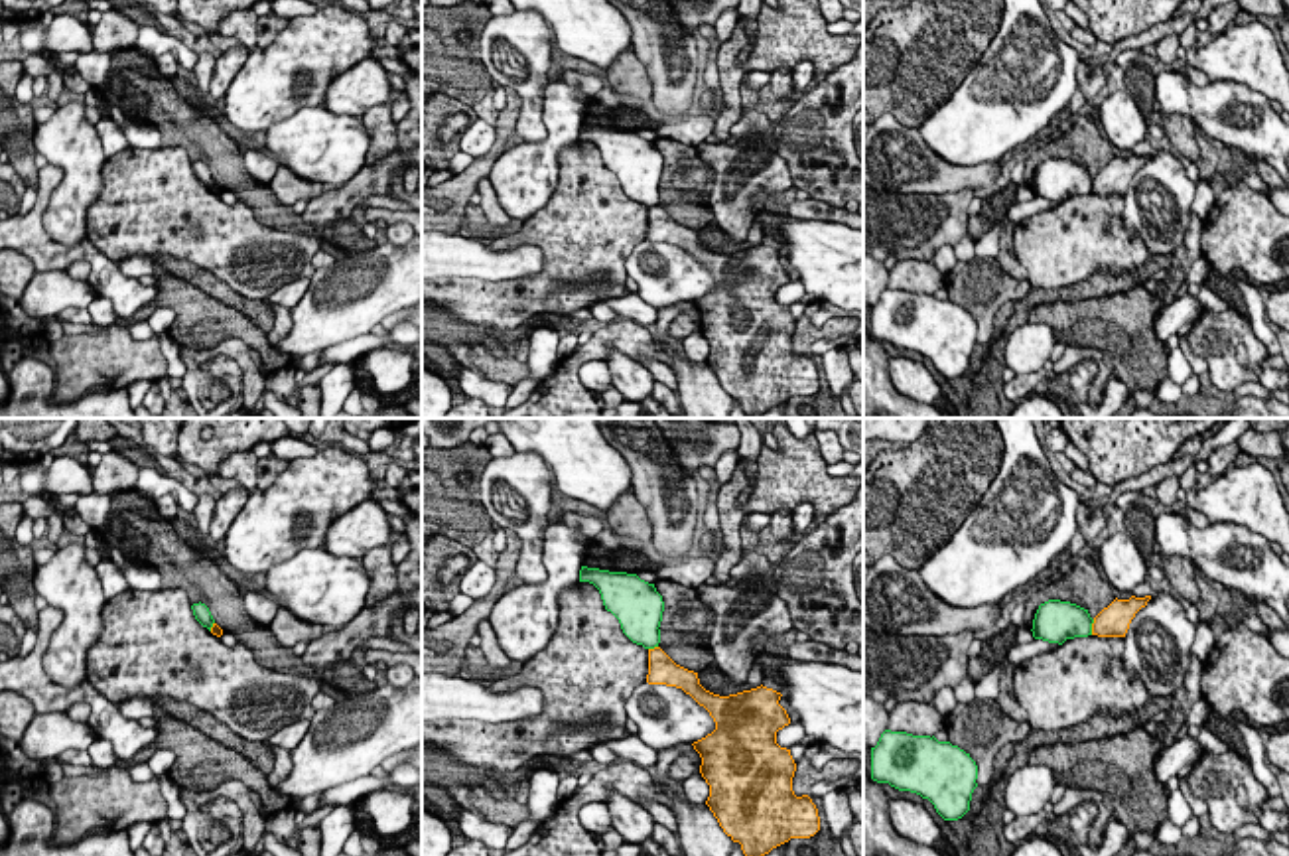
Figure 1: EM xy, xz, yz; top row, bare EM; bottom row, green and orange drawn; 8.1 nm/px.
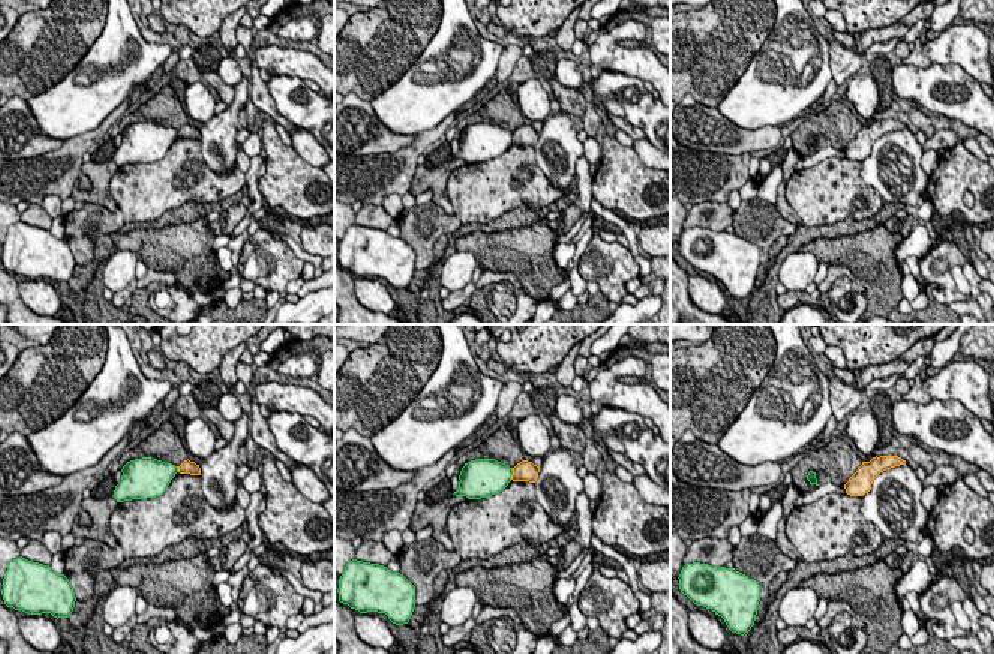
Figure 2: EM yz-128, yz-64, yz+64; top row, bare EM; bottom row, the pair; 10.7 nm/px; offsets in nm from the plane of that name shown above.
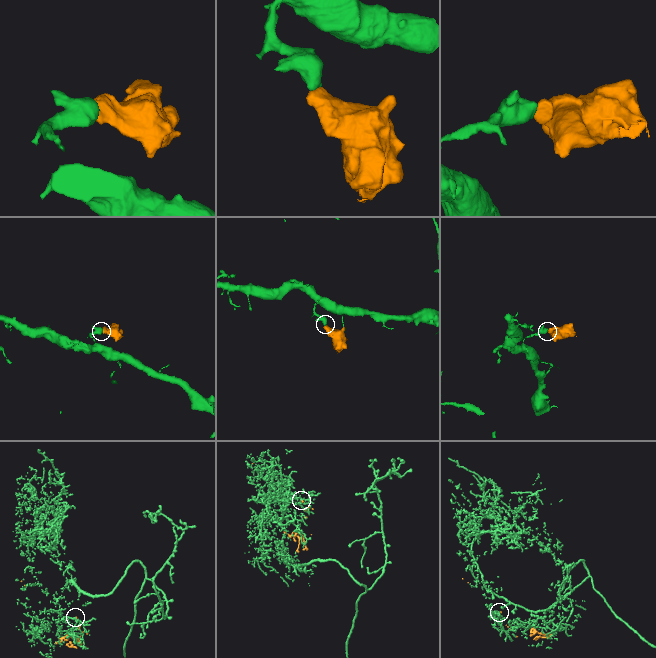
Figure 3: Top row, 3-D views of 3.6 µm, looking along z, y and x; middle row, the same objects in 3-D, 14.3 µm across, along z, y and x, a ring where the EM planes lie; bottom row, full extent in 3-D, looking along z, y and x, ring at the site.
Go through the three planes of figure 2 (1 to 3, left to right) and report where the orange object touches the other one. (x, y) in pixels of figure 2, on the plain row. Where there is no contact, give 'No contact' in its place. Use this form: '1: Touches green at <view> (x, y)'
1: Touches green at yz-128 (177, 134)
2: Touches green at yz-64 (511, 138)
3: No contact

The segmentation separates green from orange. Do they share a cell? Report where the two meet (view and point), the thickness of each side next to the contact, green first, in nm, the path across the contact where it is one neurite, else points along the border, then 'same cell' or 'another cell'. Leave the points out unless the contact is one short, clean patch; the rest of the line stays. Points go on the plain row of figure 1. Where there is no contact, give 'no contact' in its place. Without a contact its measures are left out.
meets green in yz at (1090, 186); 320 nm thick on the green side, 260 nm on the other; border along yz (1094, 178), (1090, 192); another cell

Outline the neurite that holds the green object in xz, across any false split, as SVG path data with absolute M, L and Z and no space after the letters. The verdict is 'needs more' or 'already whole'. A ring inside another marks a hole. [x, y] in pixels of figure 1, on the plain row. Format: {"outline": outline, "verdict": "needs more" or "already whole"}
{"outline": "M581 124L579 140L589 140L599 148L605 168L619 178L623 191L633 201L644 207L658 205L664 160L654 142L637 132L587 124Z", "verdict": "already whole"}

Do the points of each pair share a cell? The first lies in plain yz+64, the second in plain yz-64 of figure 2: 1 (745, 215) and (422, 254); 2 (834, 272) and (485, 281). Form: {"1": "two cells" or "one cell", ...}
{"1": "one cell", "2": "one cell"}

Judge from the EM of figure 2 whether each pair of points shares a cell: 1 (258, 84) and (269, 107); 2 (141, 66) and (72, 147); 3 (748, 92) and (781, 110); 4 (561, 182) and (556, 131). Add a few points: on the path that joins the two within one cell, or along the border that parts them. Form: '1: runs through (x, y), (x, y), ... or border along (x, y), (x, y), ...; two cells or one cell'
1: runs through (260, 90), (263, 101); one cell
2: border along (113, 110), (96, 128), (65, 141); two cells
3: runs through (756, 99), (760, 104), (774, 105); one cell
4: runs through (570, 170), (568, 143); one cell

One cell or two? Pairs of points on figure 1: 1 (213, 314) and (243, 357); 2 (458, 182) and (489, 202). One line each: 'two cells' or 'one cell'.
1: two cells
2: two cells

